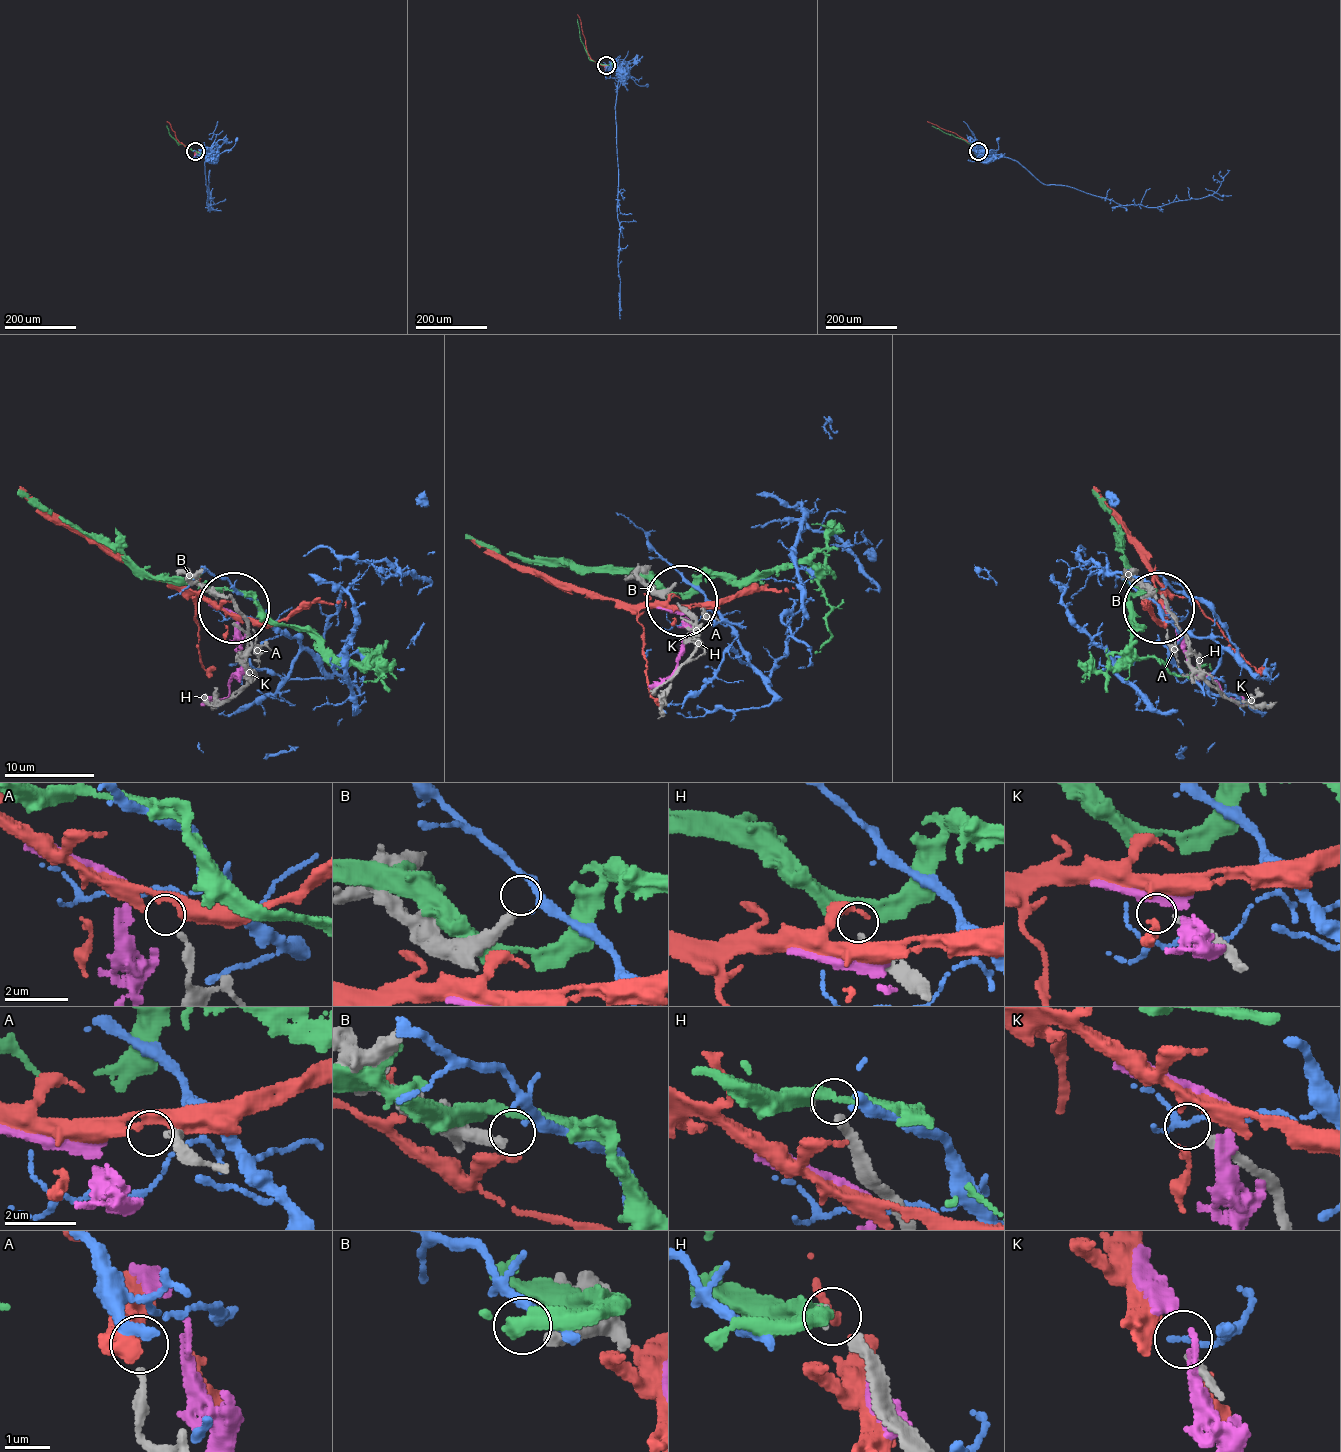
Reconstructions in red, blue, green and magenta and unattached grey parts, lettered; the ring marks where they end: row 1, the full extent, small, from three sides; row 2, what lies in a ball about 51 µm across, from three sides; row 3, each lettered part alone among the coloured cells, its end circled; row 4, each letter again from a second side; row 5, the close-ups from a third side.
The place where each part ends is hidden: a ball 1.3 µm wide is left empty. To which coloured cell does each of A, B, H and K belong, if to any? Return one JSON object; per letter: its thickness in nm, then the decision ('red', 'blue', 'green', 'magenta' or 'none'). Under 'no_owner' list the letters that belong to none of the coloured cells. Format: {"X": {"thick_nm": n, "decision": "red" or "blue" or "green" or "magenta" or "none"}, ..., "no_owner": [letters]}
{"A": {"thick_nm": 180, "decision": "red"}, "B": {"thick_nm": 320, "decision": "none"}, "H": {"thick_nm": 60, "decision": "green"}, "K": {"thick_nm": 200, "decision": "none"}, "no_owner": ["B", "K"]}

